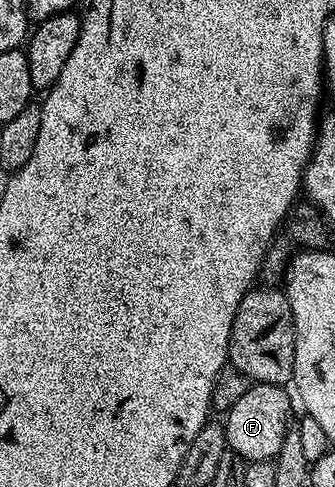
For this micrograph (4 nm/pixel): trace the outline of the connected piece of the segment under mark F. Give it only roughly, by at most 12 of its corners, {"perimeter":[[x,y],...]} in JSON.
{"perimeter":[[250,384],[224,414],[232,452],[273,461],[283,447],[289,397]]}

